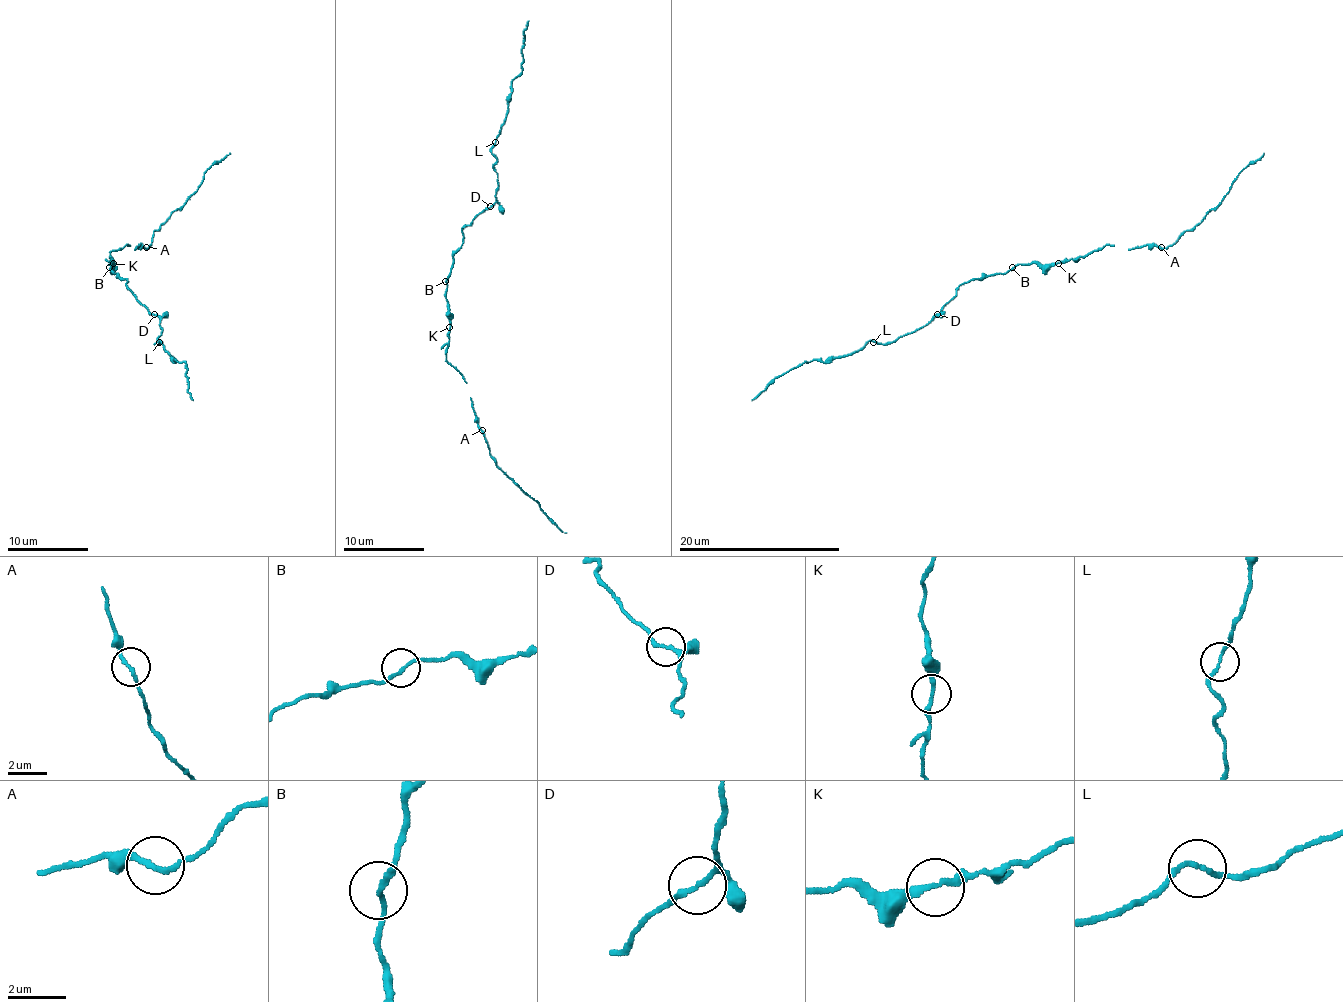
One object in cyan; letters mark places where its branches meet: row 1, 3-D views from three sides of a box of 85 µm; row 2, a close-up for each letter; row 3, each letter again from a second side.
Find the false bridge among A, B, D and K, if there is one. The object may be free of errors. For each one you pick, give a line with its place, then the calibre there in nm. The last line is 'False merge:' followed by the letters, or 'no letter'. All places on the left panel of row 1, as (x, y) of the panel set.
False merge: no letter

